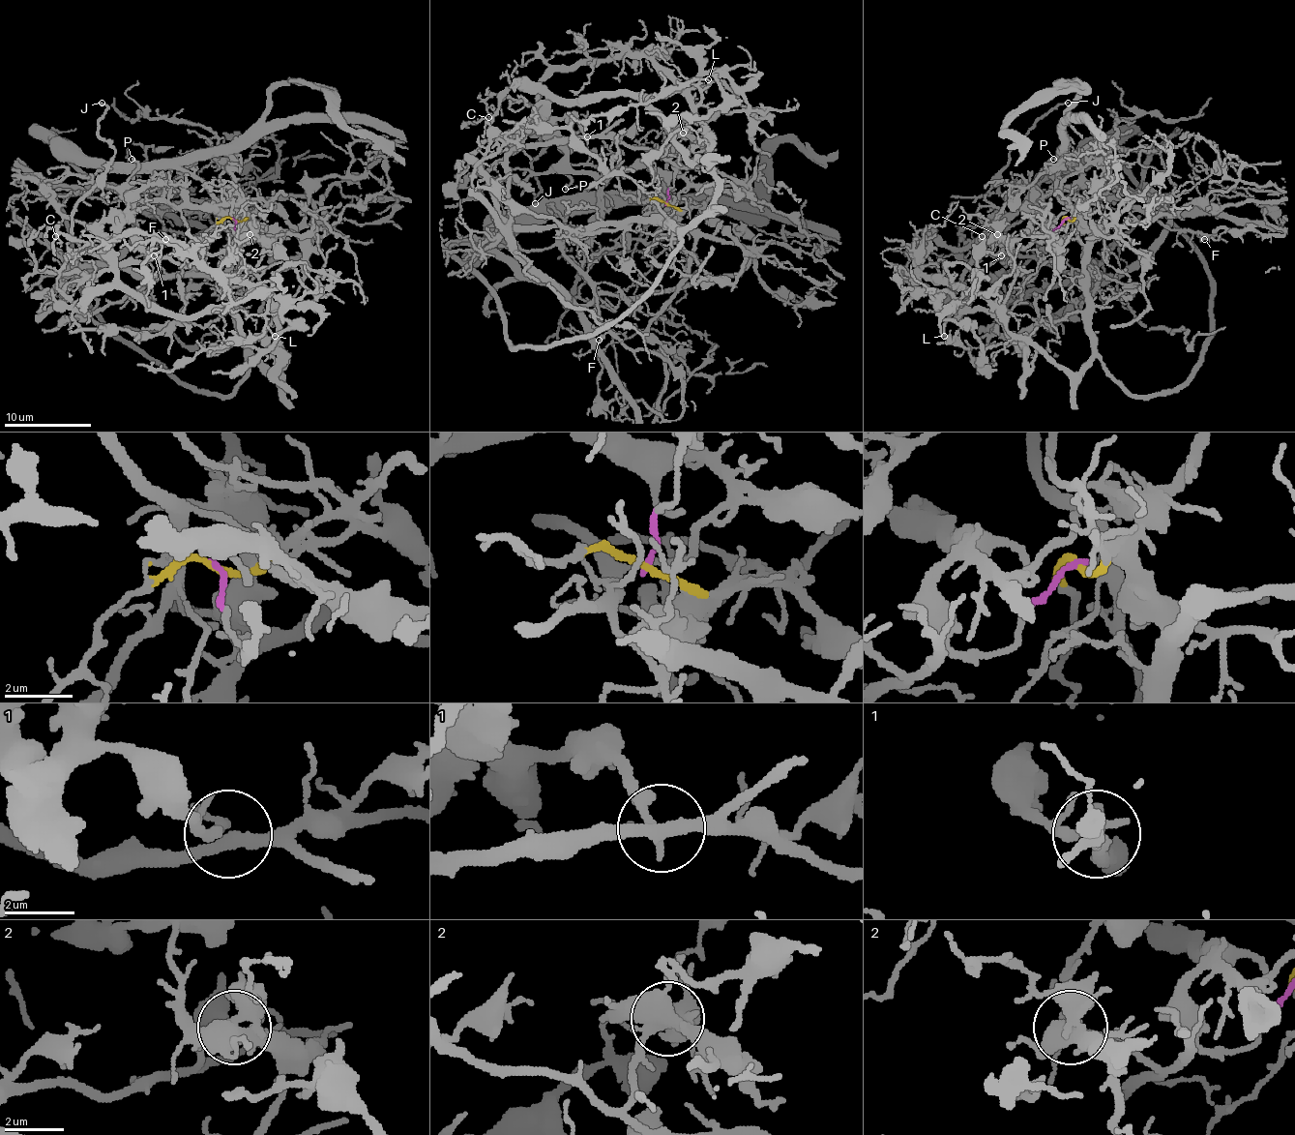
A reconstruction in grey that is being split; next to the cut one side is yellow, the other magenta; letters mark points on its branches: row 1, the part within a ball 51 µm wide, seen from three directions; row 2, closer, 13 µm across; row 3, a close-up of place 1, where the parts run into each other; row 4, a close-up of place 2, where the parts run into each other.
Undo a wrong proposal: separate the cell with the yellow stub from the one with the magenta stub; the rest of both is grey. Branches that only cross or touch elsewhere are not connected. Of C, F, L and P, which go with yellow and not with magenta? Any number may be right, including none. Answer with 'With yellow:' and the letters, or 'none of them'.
With yellow: F

